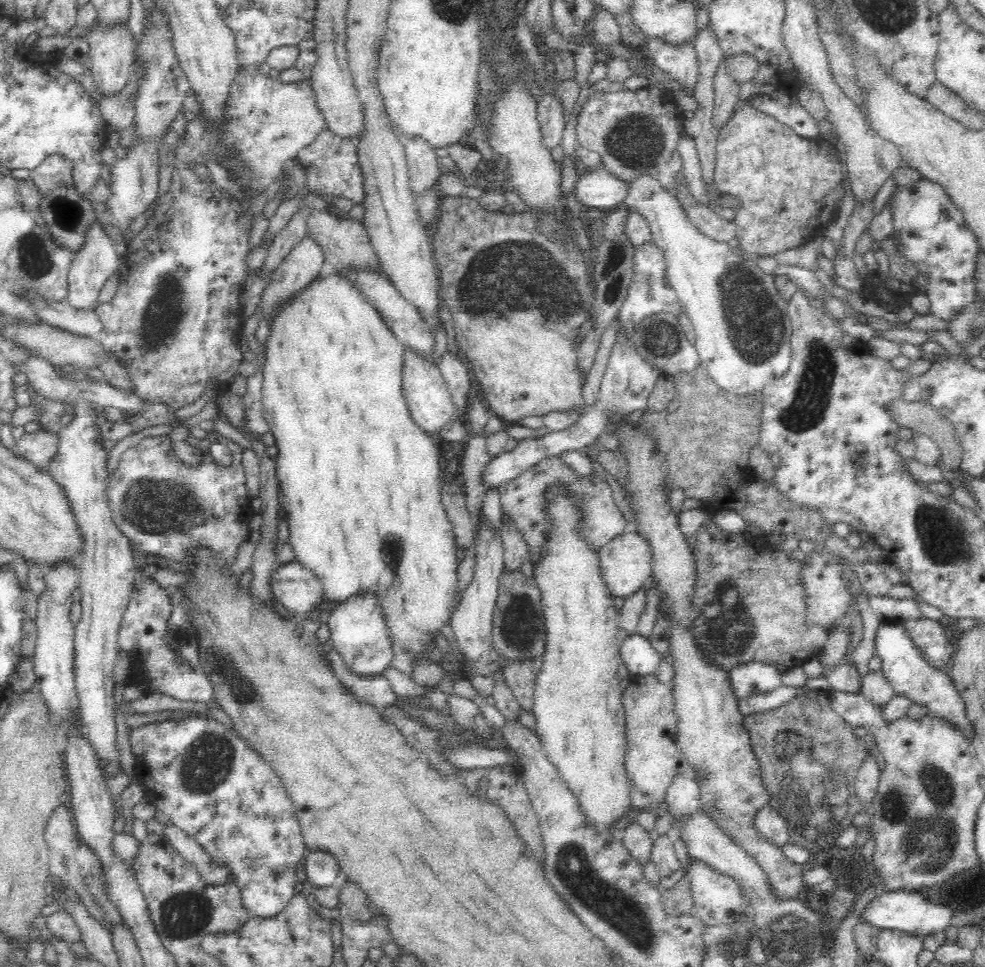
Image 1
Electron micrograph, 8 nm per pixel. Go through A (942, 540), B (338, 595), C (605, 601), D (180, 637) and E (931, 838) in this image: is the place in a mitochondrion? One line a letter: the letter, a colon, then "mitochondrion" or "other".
A: mitochondrion
B: other
C: other
D: mitochondrion
E: mitochondrion

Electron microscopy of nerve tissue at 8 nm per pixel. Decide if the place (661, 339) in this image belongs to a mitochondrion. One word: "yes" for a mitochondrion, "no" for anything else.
yes

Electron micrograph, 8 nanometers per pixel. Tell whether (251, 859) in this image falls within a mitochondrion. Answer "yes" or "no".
yes

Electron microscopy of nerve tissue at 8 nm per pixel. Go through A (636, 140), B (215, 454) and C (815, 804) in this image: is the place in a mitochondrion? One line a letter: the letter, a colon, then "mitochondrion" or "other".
A: mitochondrion
B: other
C: mitochondrion

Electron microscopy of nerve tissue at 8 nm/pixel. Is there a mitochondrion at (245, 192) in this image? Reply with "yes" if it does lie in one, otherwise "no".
no

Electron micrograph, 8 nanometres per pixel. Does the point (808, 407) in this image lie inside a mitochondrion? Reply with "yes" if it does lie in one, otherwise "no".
yes

